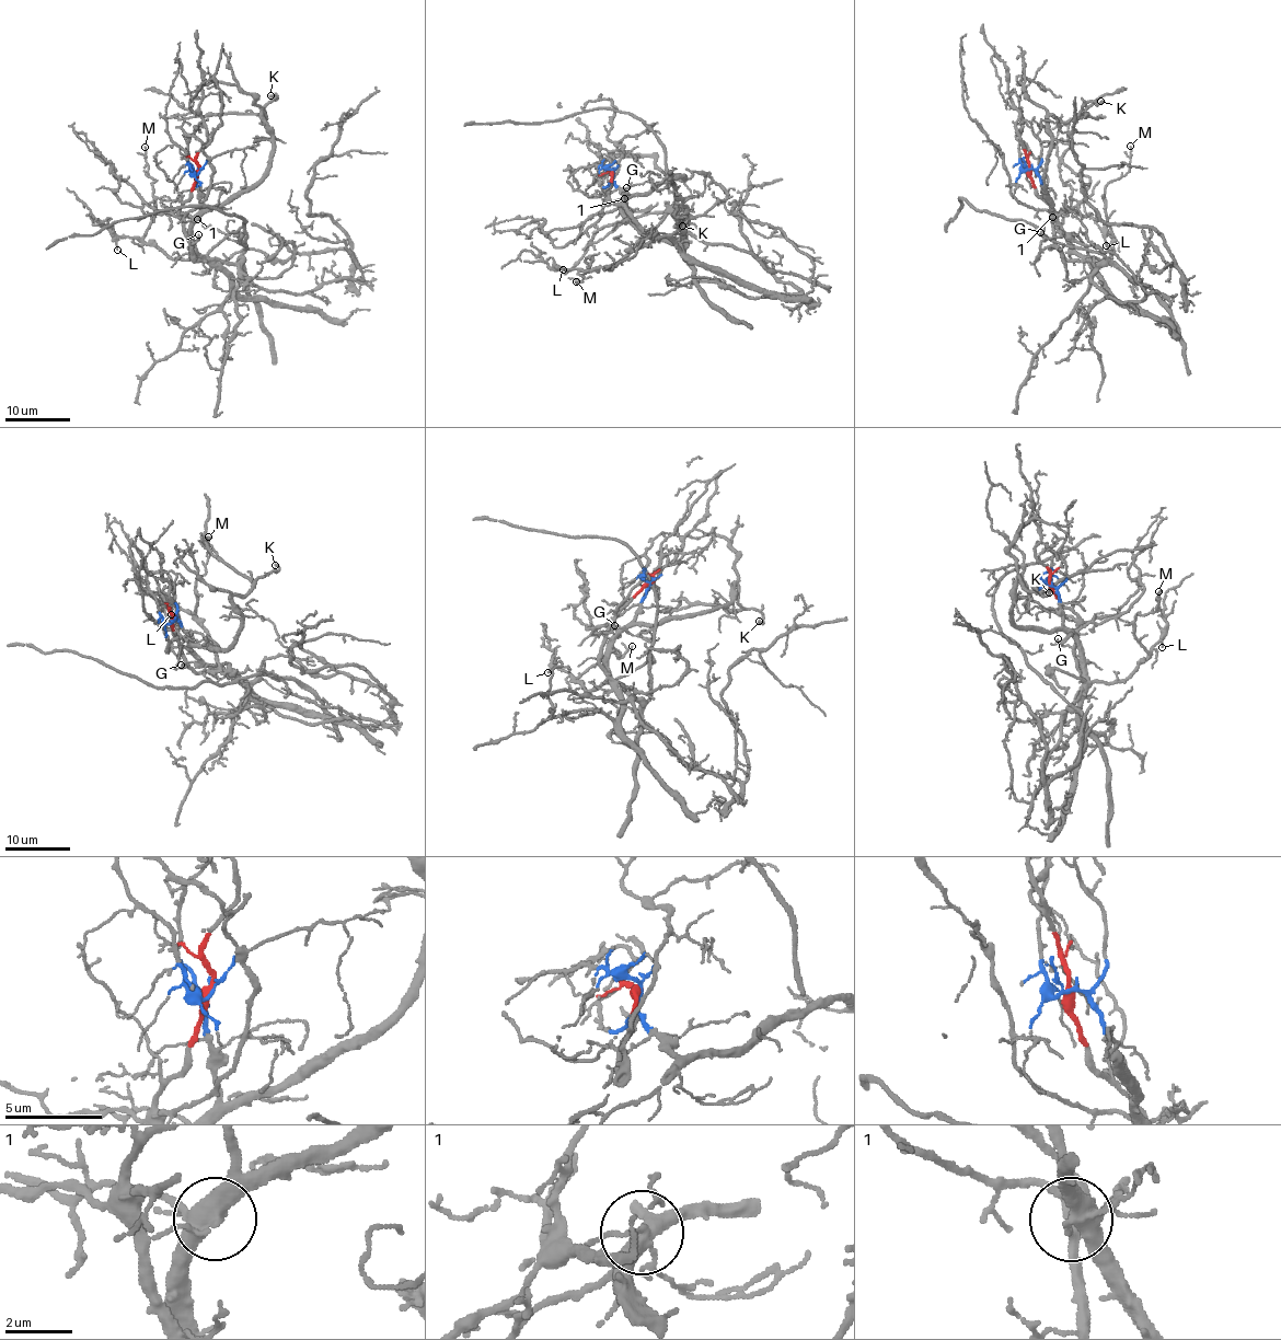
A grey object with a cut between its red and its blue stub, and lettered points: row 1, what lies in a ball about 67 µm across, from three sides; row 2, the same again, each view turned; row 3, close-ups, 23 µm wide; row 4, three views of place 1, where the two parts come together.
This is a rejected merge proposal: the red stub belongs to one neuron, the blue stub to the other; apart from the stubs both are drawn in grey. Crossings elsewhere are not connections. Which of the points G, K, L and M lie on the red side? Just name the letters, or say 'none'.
G

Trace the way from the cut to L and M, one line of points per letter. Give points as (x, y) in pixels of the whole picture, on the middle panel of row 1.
L: (613, 173), (626, 195), (622, 203), (625, 215), (642, 237), (607, 266), (563, 268)
M: (613, 173), (642, 233), (607, 266), (587, 270), (586, 256), (589, 270), (576, 281)

